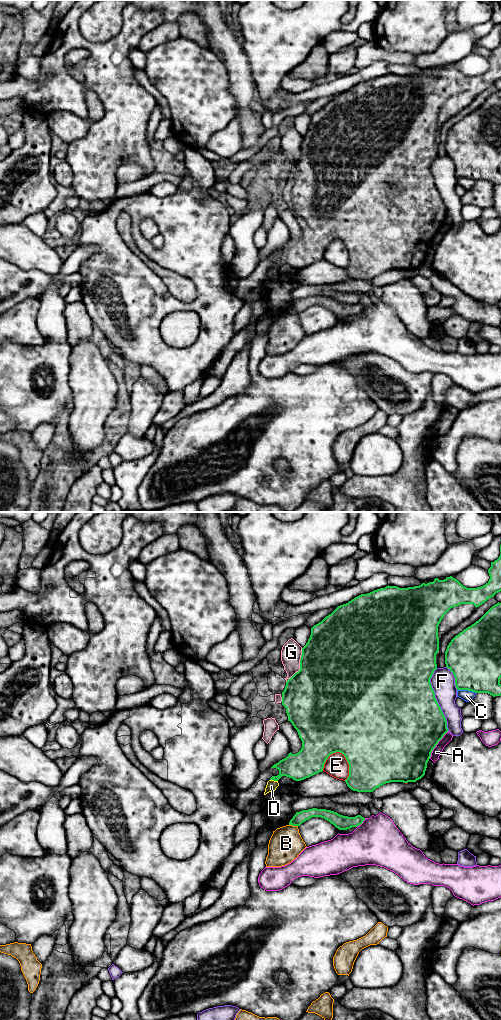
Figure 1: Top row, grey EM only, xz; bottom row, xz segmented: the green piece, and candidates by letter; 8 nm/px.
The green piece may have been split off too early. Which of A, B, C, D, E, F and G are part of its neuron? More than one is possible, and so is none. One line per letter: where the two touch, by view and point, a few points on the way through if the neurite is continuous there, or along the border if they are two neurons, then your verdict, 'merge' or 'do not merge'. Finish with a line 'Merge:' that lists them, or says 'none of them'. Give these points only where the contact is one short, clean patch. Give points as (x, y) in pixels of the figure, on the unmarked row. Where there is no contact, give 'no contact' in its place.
A: xz (436, 232) | do not merge
B: xz (293, 313) | do not merge
C: xz (466, 177) | do not merge
D: xz (274, 268) | along xz (270, 267), (277, 269) | do not merge
E: xz (348, 251) | do not merge
F: xz (436, 188) | do not merge
G: xz (300, 154) | do not merge
Merge: none of them

